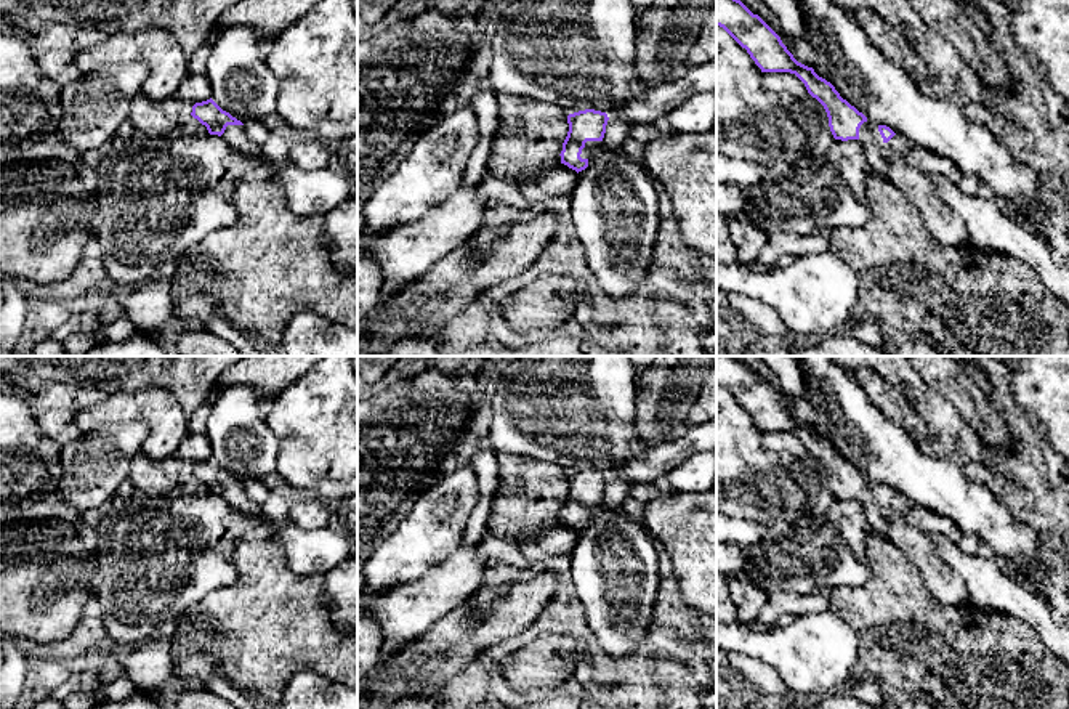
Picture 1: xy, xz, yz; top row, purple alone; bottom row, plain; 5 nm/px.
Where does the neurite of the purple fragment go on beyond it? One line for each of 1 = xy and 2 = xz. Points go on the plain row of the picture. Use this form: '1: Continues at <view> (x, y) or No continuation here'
1: Continues at xy (234, 494)
2: Continues at xz (590, 504)

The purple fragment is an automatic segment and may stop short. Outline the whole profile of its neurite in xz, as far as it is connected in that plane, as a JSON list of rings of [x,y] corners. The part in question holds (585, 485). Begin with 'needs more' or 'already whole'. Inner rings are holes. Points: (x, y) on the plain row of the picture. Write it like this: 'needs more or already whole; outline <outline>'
needs more; outline [[[585,468],[567,475],[569,491],[563,502],[561,523],[577,533],[588,526],[590,513],[601,505],[606,492],[607,473]]]

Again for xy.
needs more; outline [[[212,457],[192,465],[191,475],[207,486],[210,494],[221,496],[232,510],[247,517],[264,515],[261,505],[244,491],[244,483],[223,470]]]

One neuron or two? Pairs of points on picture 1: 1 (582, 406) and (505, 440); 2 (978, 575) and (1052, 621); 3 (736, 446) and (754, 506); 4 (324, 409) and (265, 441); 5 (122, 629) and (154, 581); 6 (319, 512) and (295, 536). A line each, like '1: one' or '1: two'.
1: one
2: one
3: one
4: two
5: one
6: two

